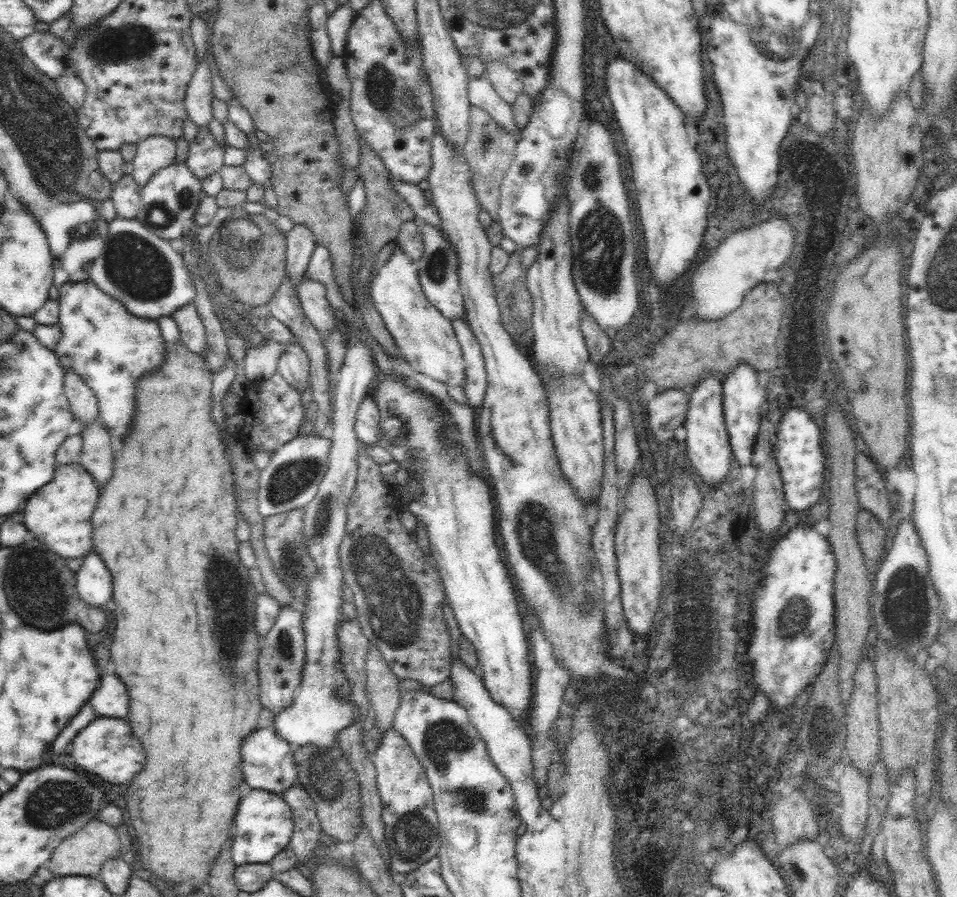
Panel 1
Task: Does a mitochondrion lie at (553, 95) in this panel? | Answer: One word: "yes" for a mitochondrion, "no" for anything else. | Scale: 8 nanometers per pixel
no

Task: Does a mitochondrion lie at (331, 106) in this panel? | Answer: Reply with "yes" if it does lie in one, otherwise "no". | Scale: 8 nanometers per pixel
no

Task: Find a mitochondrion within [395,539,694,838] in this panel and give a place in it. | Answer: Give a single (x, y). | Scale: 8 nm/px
(444, 739)

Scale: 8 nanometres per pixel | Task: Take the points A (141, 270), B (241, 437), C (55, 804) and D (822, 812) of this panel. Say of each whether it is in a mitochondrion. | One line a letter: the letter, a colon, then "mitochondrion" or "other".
A: mitochondrion
B: other
C: mitochondrion
D: other

